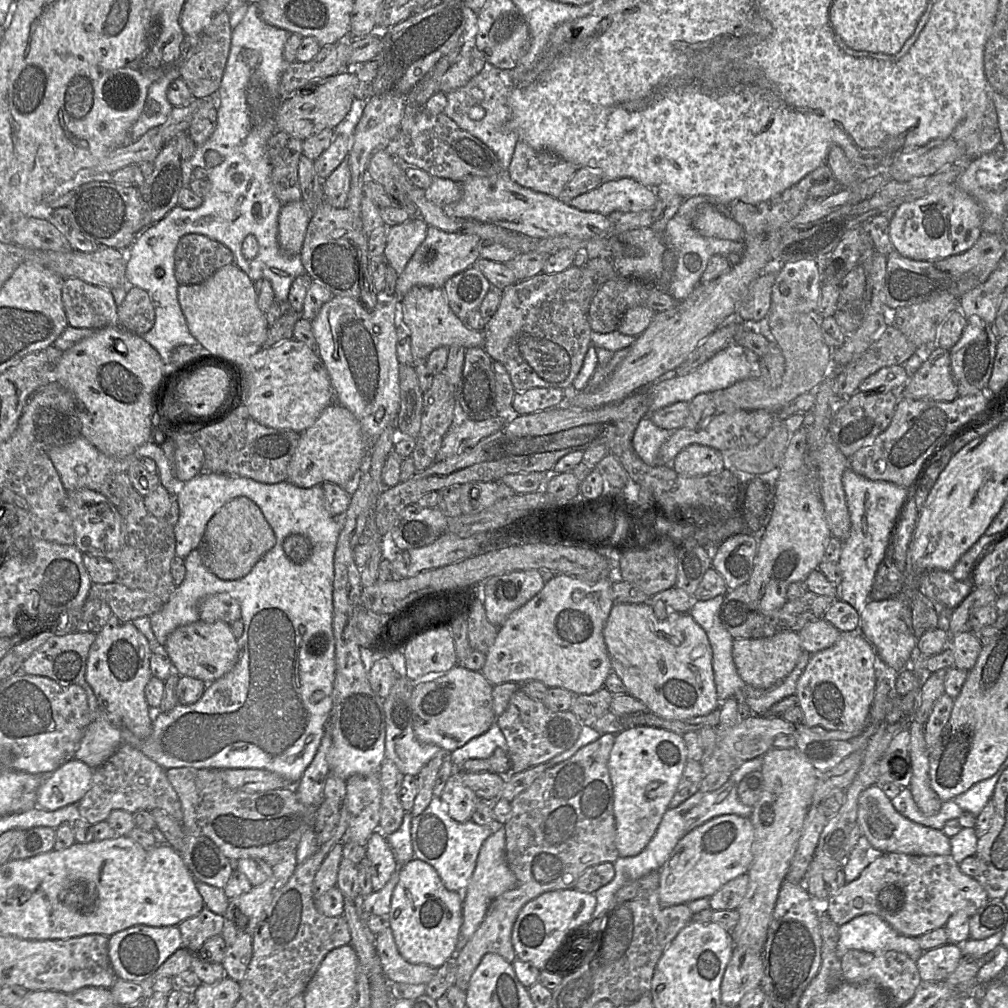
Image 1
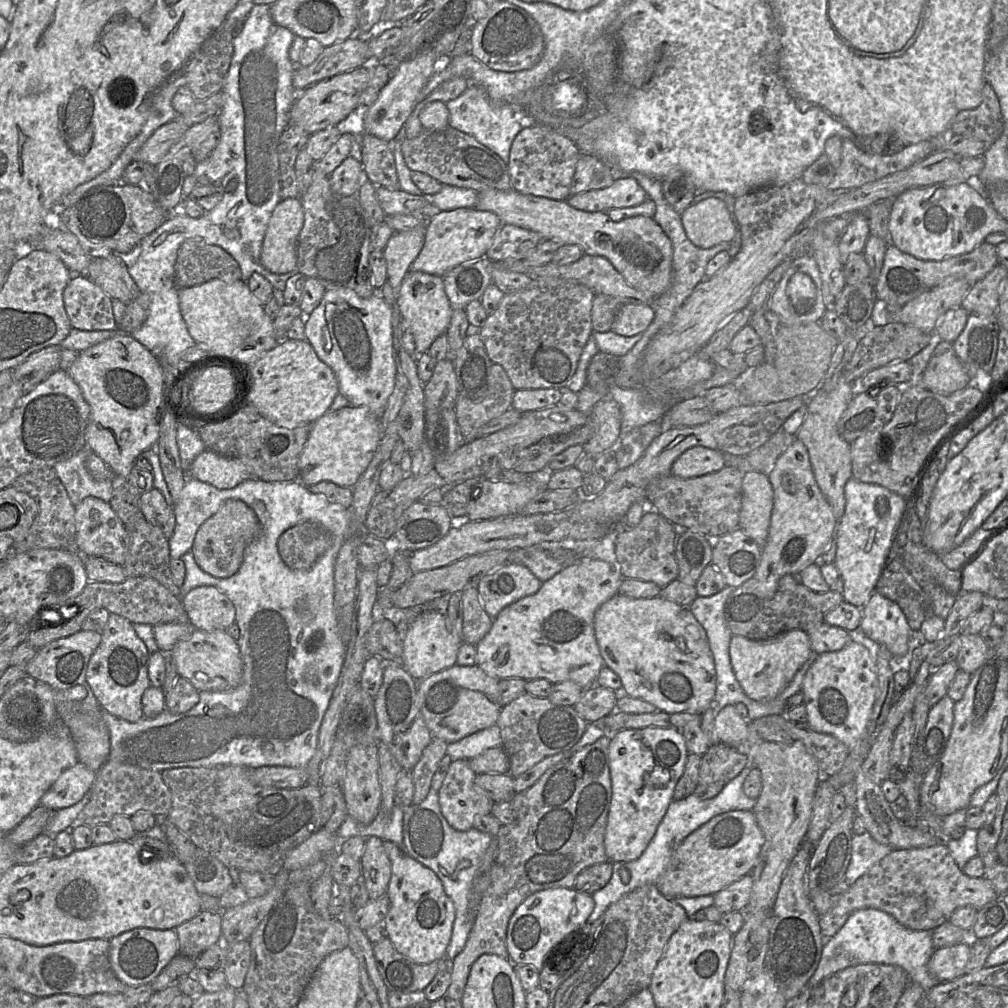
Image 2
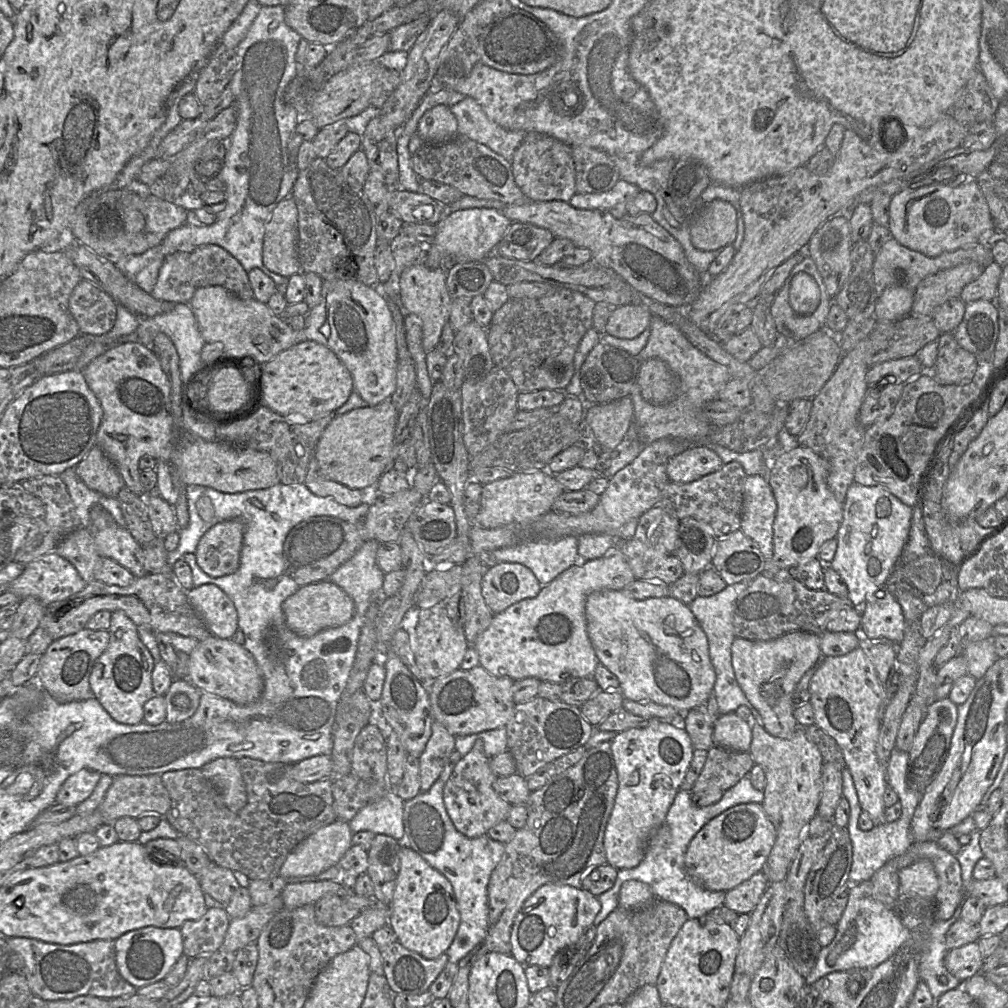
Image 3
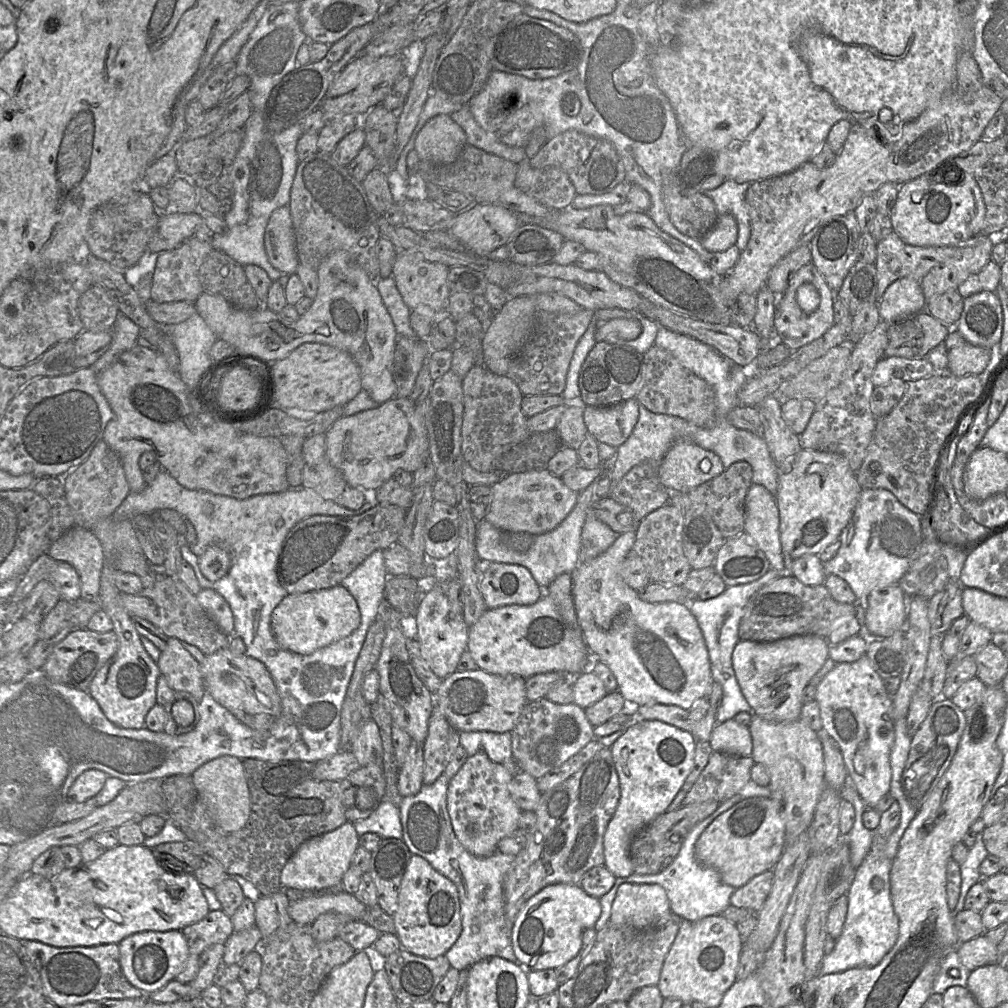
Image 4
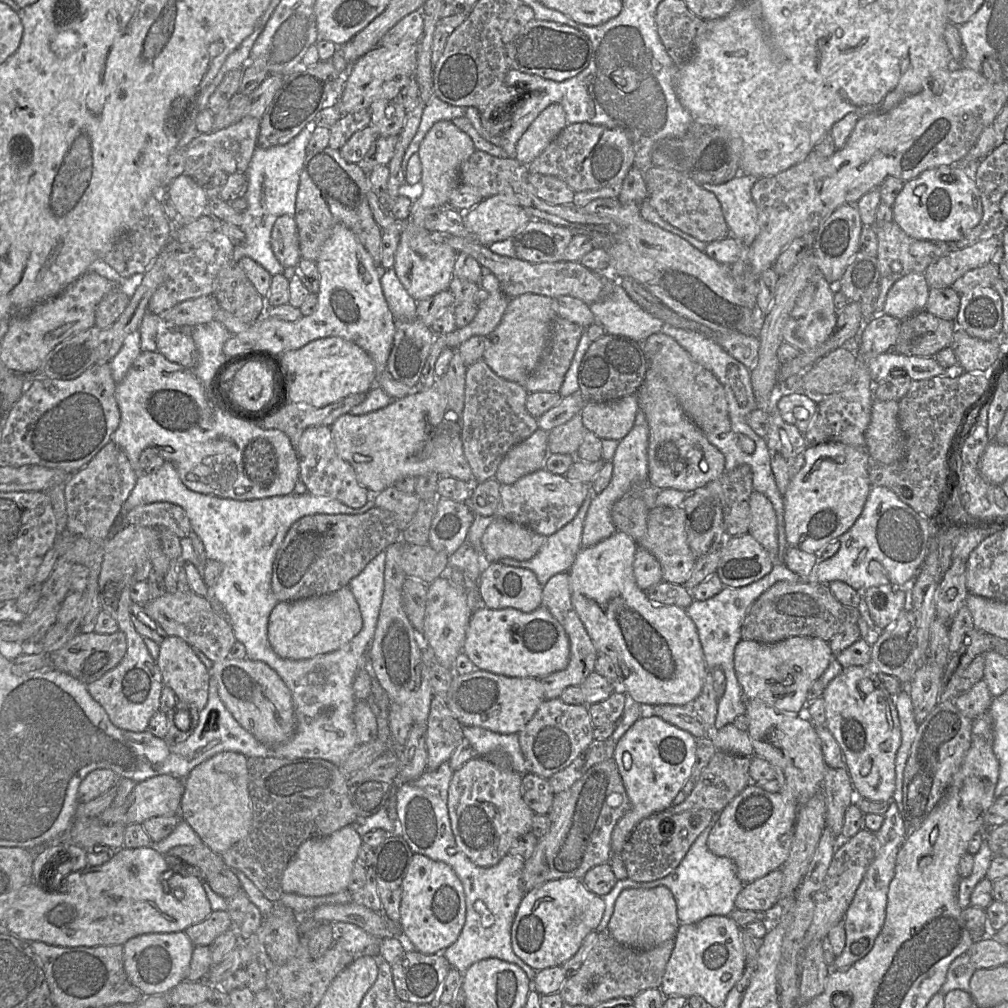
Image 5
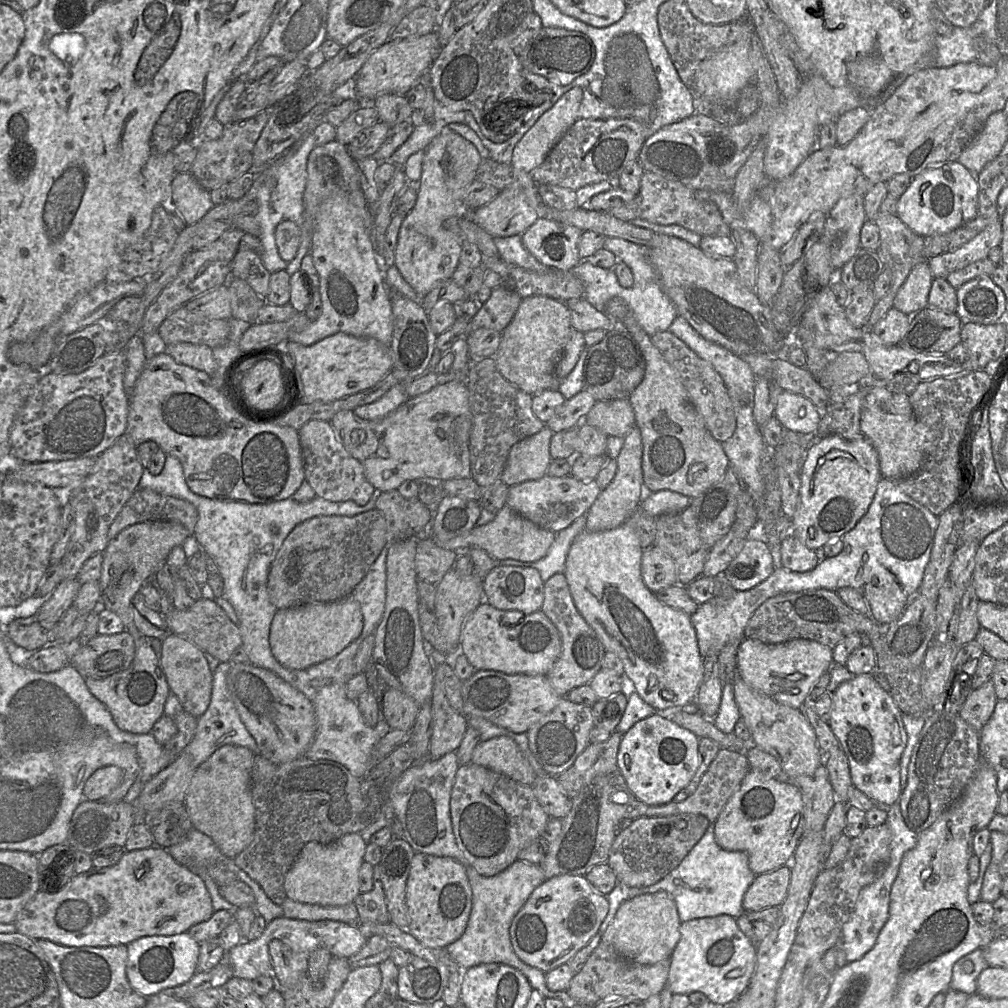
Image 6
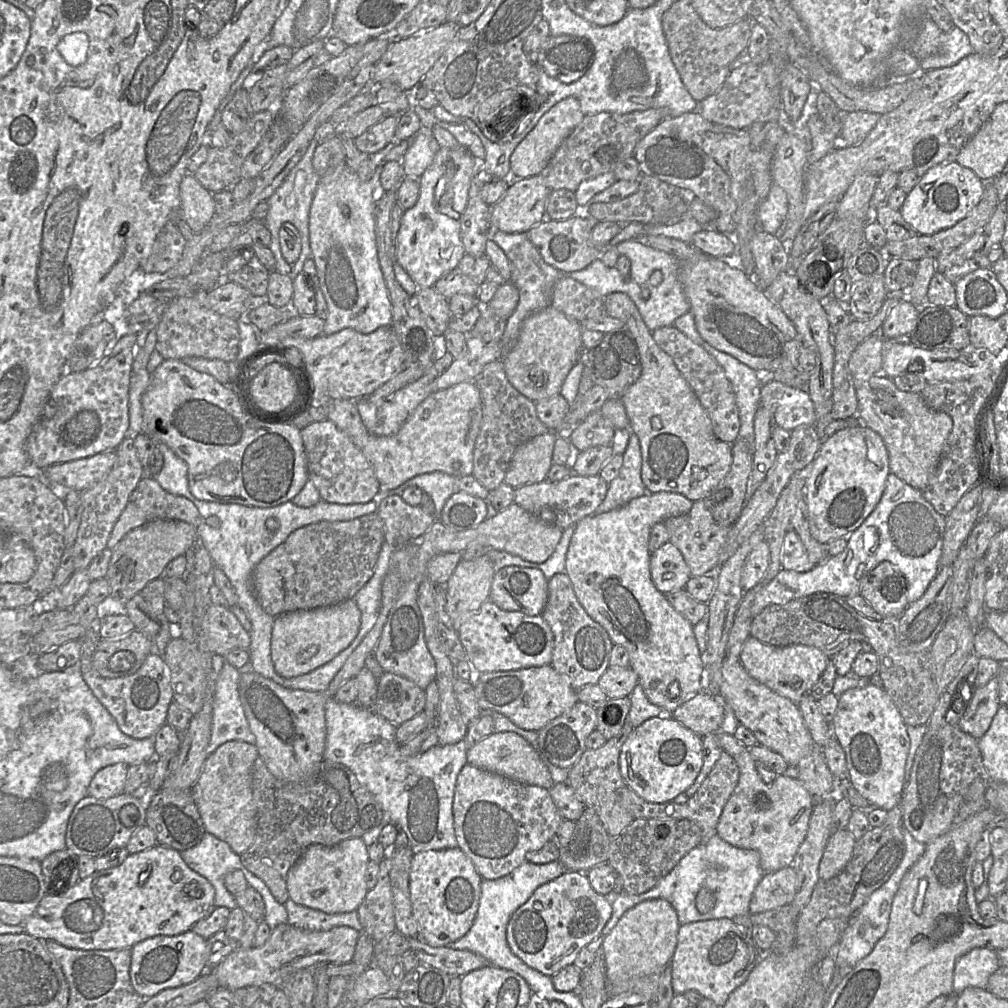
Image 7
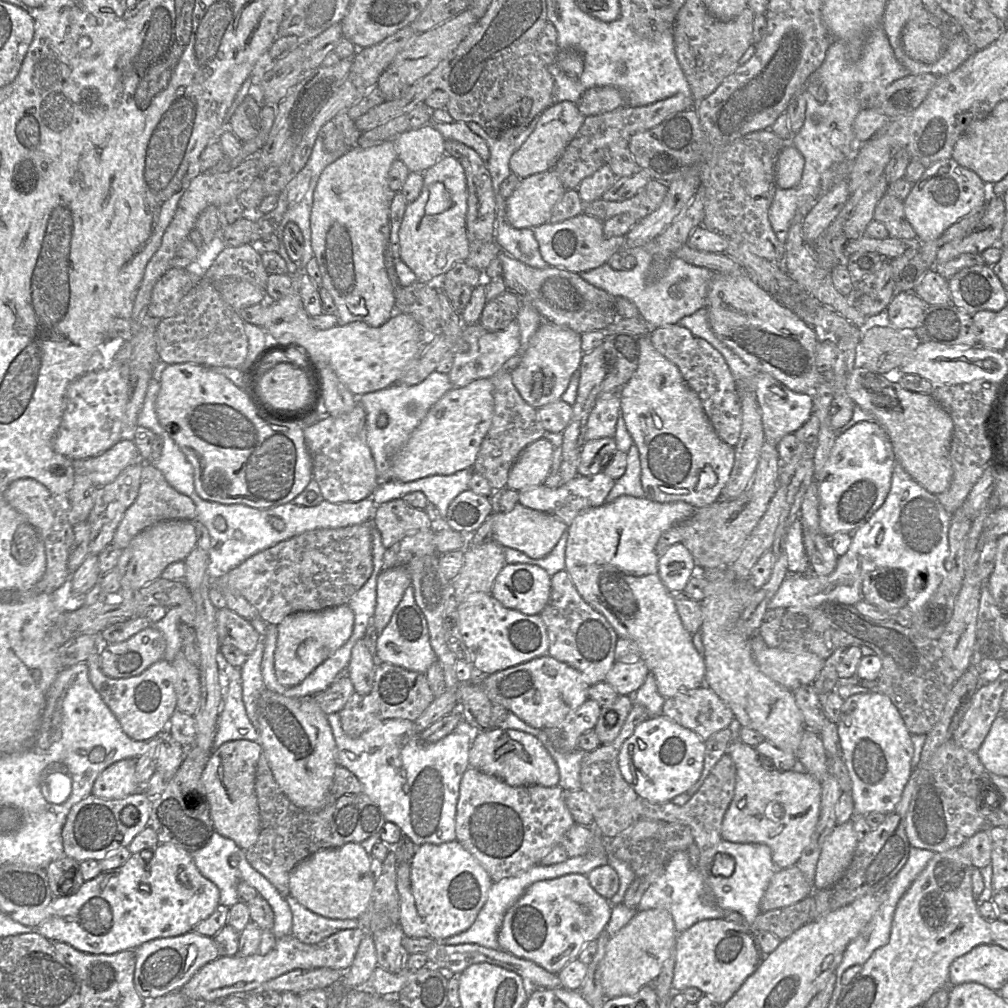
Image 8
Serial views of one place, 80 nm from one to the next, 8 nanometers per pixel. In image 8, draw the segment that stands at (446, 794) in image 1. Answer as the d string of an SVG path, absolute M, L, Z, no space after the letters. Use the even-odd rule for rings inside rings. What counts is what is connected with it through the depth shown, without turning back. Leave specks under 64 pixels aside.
M468 767L459 788L456 840L484 868L492 882L517 876L539 864L574 824L560 786L513 787L501 779Z

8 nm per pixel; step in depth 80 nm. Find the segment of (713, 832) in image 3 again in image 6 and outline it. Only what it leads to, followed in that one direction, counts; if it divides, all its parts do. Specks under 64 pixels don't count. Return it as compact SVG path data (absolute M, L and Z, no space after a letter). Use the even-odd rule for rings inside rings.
M751 770L731 796L715 822L717 845L732 852L744 852L755 876L789 865L804 828L803 801L799 788L776 779L761 781Z

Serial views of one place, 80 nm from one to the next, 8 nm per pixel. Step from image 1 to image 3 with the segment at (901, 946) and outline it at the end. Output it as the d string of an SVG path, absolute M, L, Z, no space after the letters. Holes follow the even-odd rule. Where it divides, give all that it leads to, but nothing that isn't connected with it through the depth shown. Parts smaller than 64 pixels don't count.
M870 880L850 885L848 903L836 925L835 937L828 946L822 947L815 966L805 978L806 984L812 985L832 972L876 967L896 953L911 937L909 929L902 923L895 910L874 899L870 892ZM952 919L934 921L930 925L925 945L919 960L919 976L924 981L935 999L944 992L960 986L961 981L950 974L944 958L949 948L945 943L945 935L952 924ZM838 945L842 945L841 953L830 966L826 958Z

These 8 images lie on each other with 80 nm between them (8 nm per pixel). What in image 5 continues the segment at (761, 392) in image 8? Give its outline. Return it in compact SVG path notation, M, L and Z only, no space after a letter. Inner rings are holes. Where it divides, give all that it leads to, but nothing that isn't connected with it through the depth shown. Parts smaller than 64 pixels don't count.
M795 392L782 393L775 397L775 405L783 420L805 434L816 414L815 398Z

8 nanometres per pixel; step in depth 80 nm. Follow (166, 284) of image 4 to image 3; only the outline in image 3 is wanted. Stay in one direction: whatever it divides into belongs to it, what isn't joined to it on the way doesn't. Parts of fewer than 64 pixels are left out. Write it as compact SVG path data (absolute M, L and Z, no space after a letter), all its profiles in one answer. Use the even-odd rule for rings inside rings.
M178 251L164 259L150 295L160 301L188 304L195 290L191 277L190 252Z

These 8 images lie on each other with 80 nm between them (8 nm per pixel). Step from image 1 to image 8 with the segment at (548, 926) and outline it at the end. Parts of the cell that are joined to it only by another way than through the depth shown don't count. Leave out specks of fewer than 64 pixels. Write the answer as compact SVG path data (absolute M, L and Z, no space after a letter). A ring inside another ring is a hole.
M574 873L537 881L530 885L505 913L497 936L499 949L518 958L530 960L550 973L558 974L568 963L577 959L588 942L597 940L605 930L611 912L609 900L603 898L591 887L586 875Z

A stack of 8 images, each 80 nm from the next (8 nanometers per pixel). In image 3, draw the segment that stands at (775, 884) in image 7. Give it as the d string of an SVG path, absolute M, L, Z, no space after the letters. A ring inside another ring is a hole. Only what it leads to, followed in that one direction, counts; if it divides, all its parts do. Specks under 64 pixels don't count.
M756 873L748 880L725 893L723 906L737 914L750 914L768 888L768 881L761 873Z

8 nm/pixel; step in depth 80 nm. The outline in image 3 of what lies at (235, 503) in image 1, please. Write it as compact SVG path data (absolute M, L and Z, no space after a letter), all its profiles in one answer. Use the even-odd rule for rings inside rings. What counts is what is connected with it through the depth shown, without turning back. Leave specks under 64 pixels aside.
M241 519L225 520L208 529L194 553L199 567L213 578L234 573L240 564L244 532Z

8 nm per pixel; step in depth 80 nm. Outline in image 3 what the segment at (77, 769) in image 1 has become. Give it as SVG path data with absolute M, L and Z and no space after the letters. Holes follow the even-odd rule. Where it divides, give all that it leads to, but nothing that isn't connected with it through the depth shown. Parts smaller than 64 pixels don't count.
M88 769L72 774L60 786L55 803L77 806L92 794L100 777L100 773Z

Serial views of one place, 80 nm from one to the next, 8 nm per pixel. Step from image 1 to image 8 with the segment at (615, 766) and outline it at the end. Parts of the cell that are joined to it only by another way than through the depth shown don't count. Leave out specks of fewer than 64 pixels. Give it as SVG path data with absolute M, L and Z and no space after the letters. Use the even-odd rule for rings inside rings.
M658 715L635 728L620 749L618 765L623 778L640 798L651 803L666 803L696 783L703 769L704 754L705 741L696 733Z

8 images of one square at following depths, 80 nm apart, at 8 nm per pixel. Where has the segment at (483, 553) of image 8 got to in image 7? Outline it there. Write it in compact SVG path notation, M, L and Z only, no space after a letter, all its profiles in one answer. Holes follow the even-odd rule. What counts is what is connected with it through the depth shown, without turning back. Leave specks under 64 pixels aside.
M485 554L474 560L460 560L445 584L446 610L456 631L489 600L494 574L493 563Z

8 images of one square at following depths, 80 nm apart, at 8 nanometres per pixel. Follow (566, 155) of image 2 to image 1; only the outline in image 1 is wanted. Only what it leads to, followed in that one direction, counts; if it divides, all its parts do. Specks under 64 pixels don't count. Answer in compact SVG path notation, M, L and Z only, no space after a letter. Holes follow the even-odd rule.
M521 138L508 174L519 185L558 198L578 167L548 151L536 151Z

